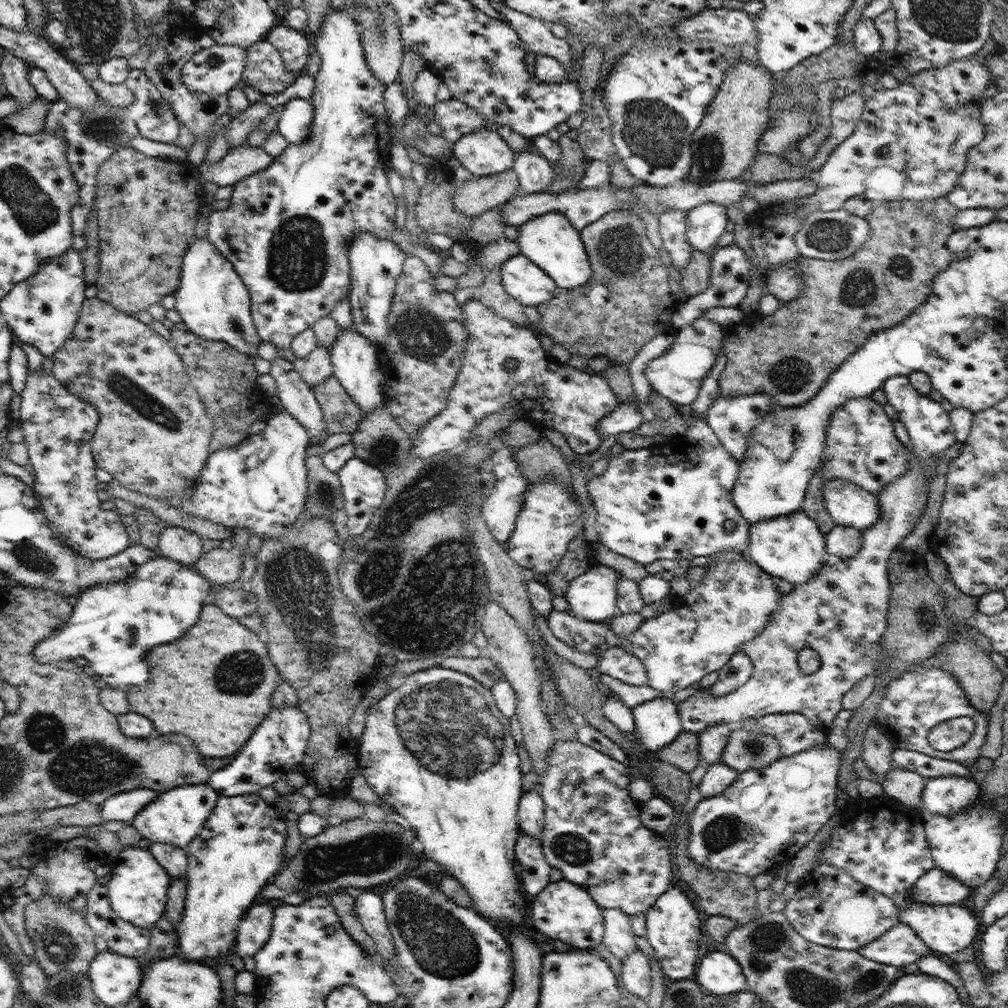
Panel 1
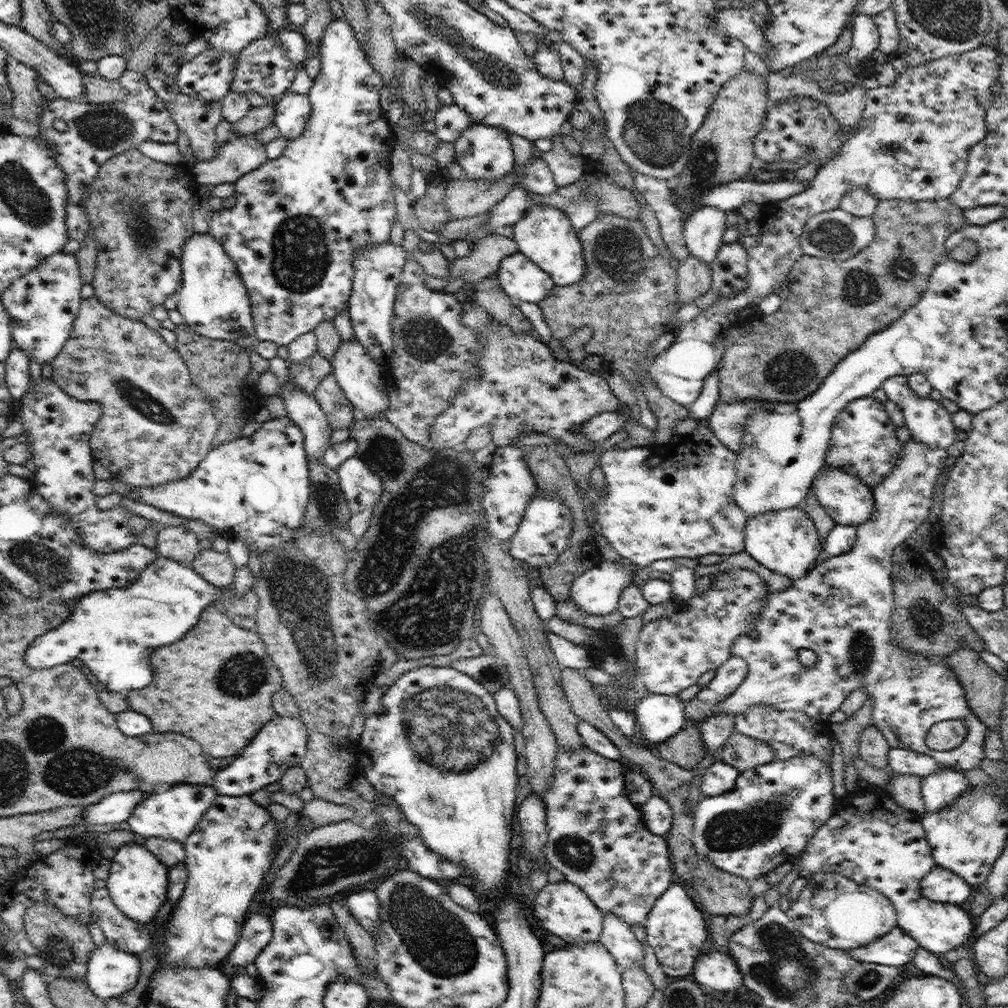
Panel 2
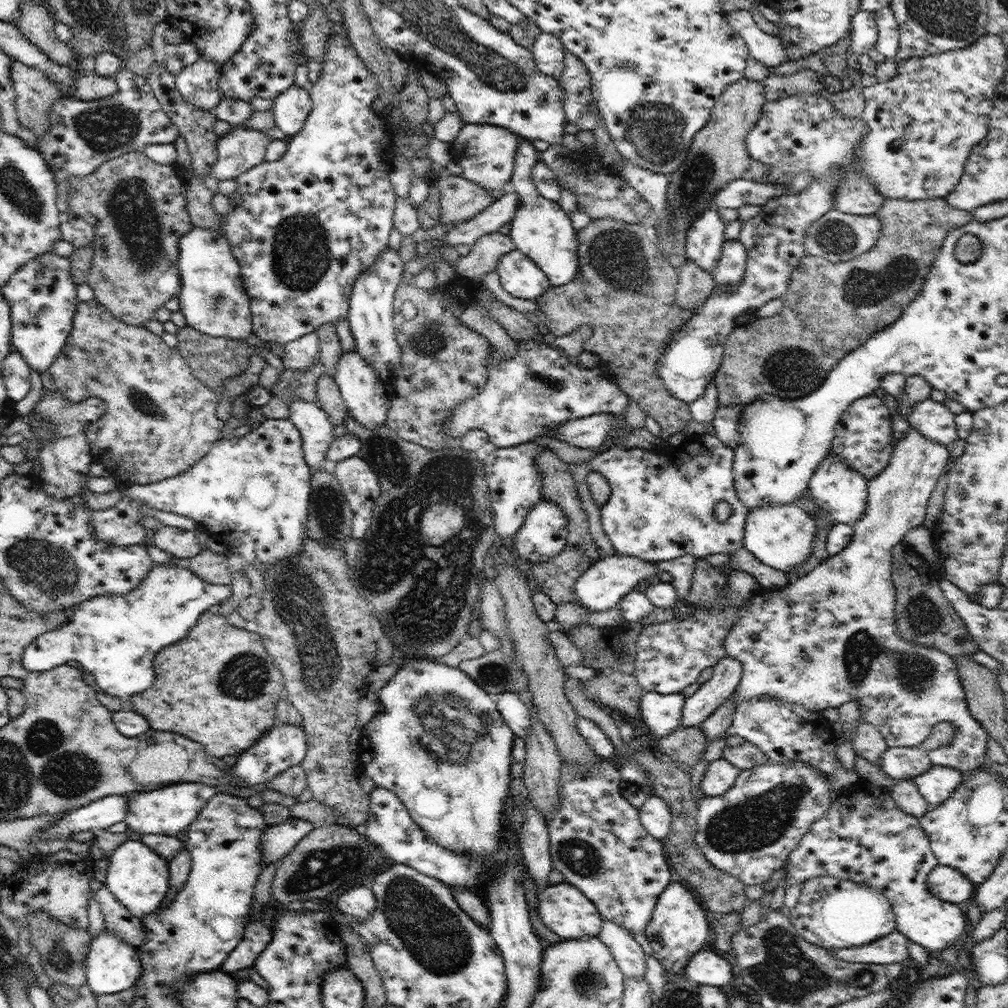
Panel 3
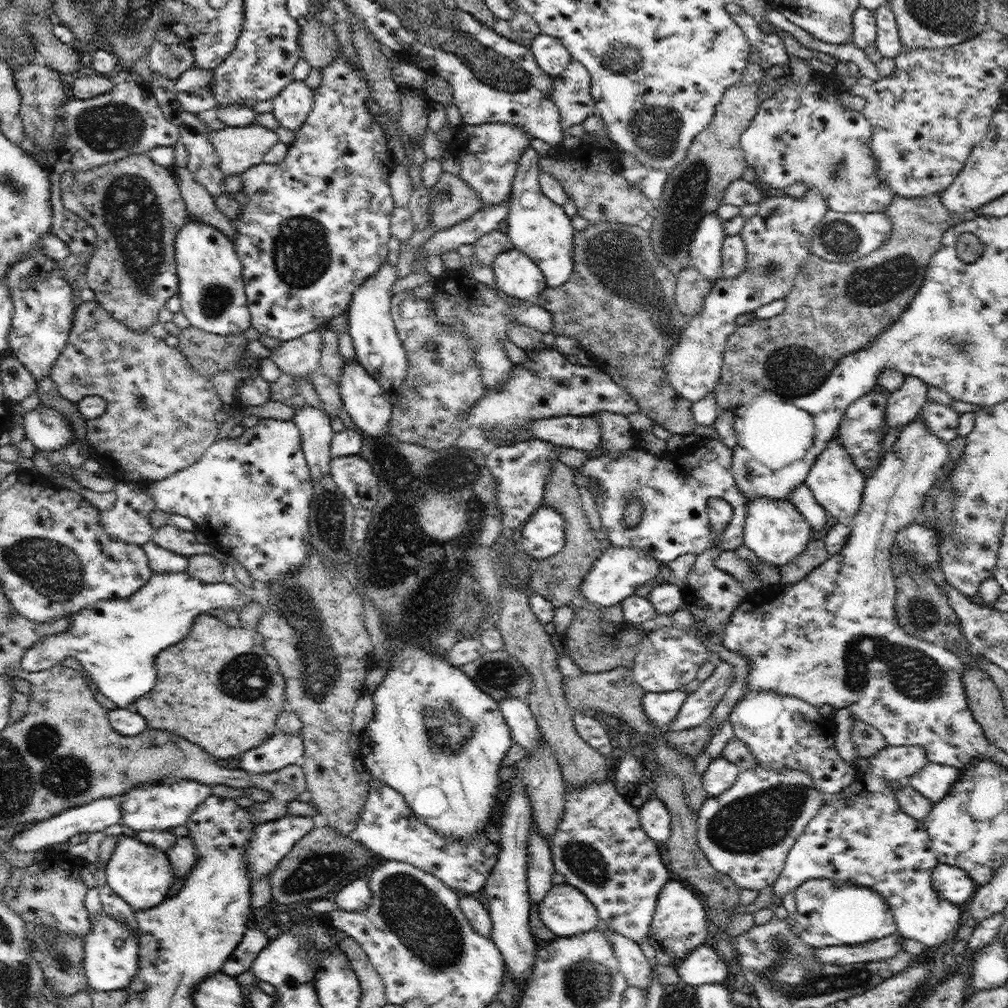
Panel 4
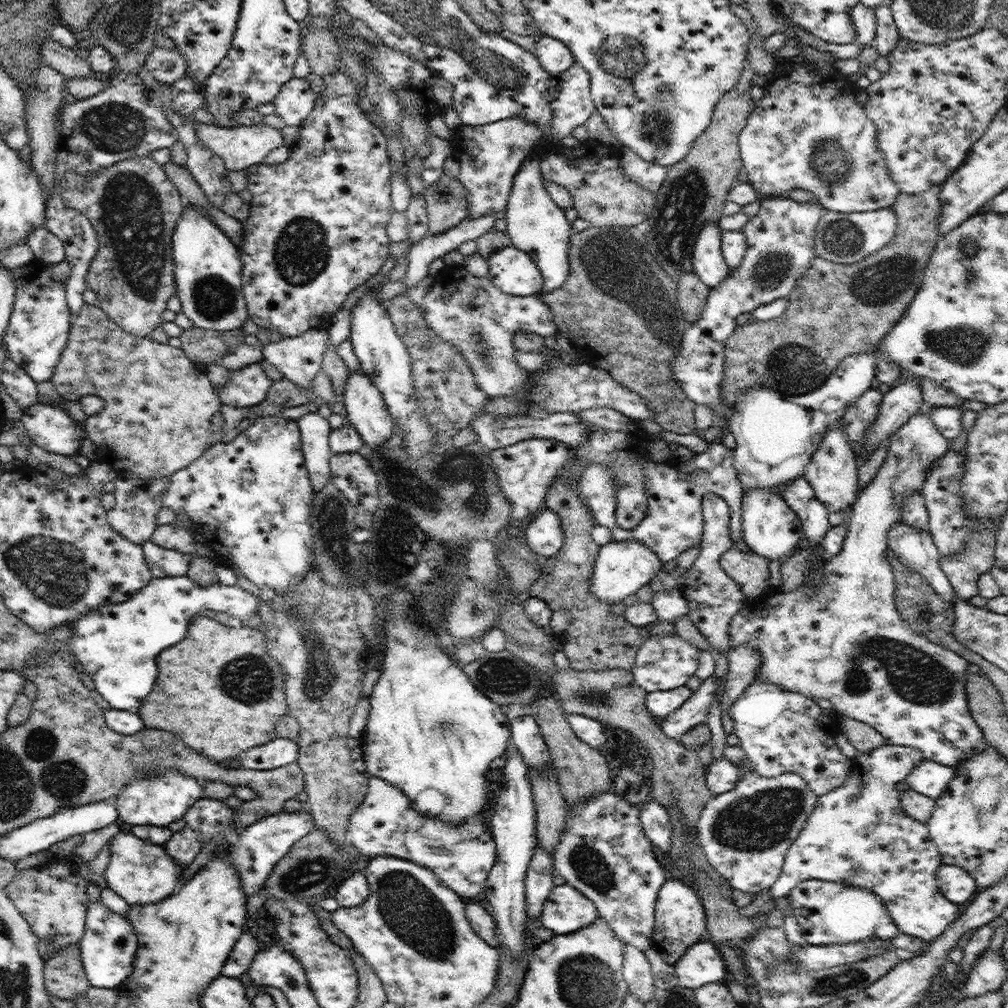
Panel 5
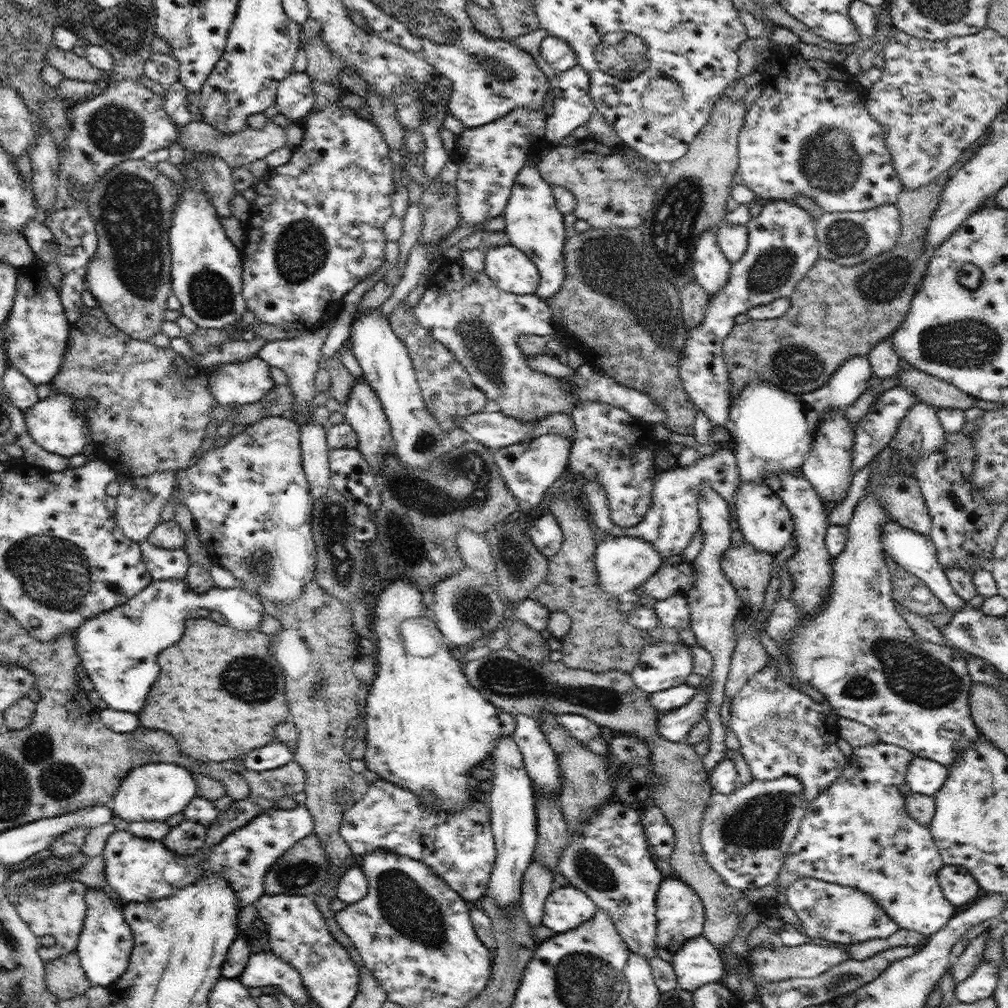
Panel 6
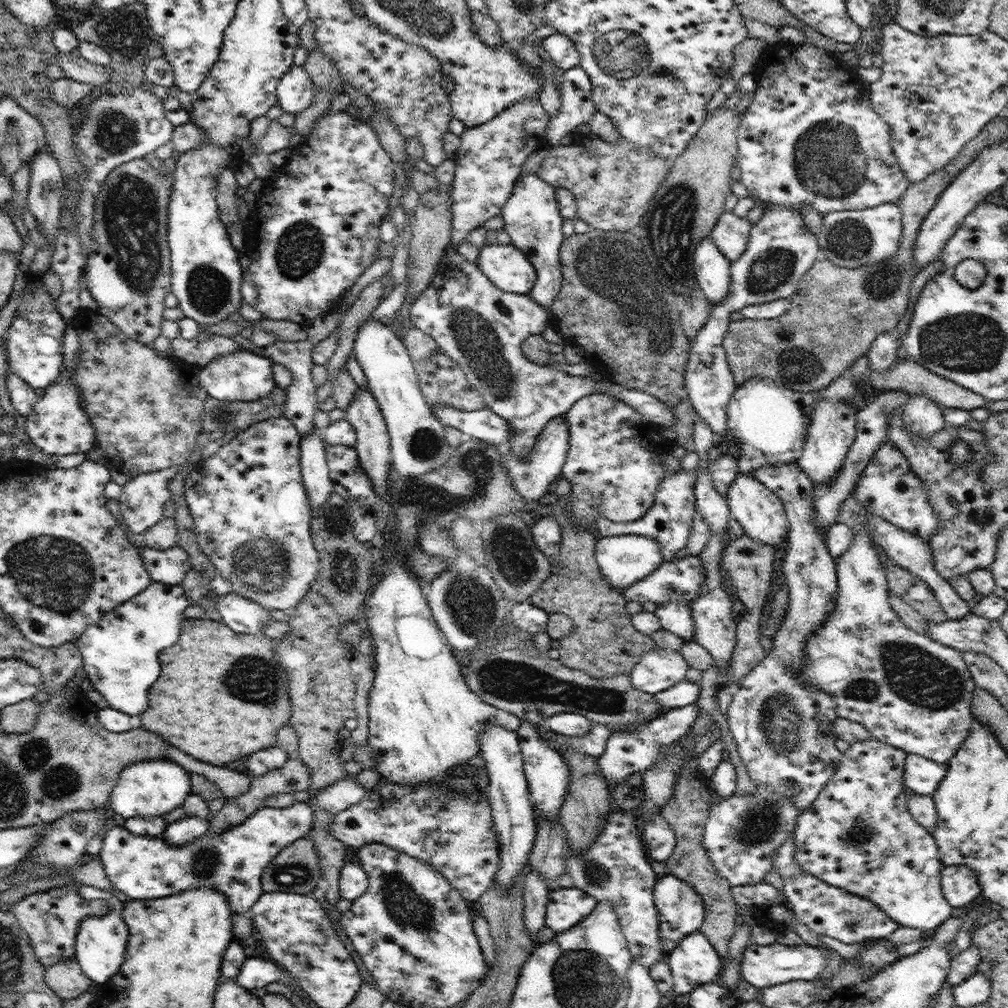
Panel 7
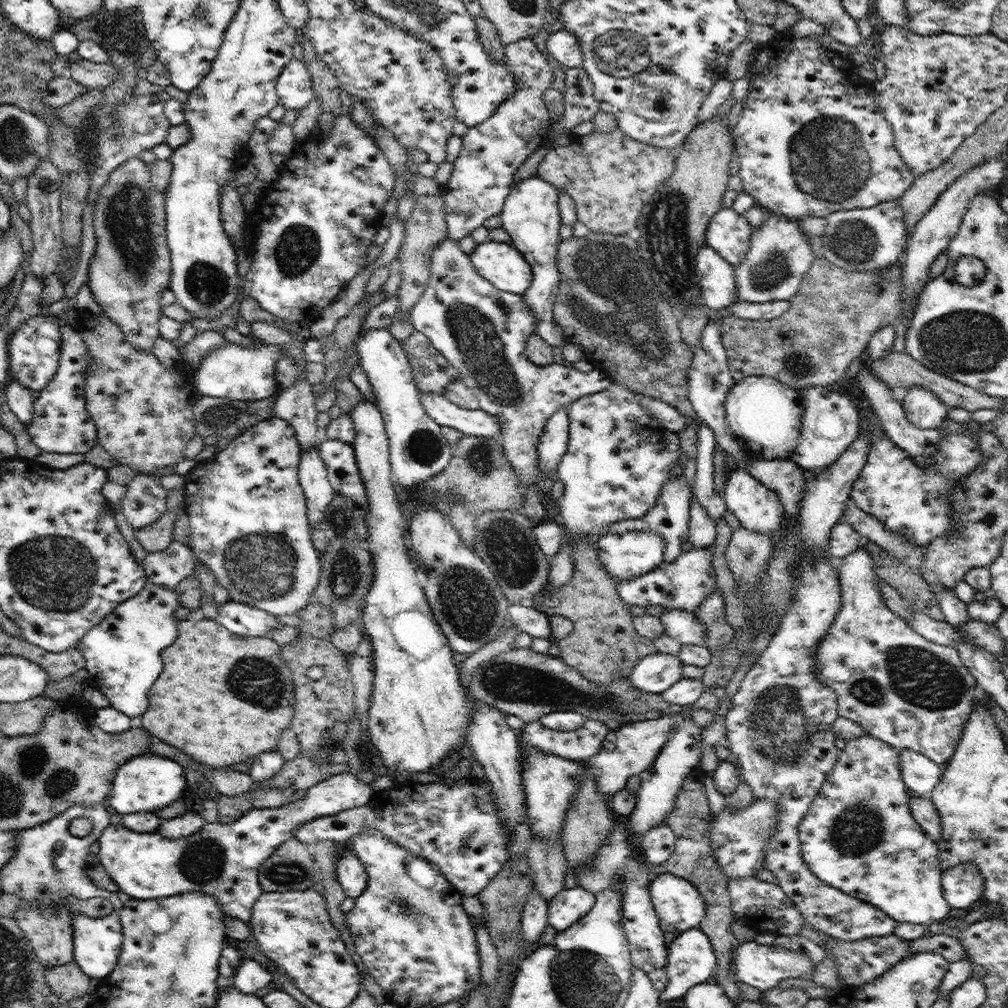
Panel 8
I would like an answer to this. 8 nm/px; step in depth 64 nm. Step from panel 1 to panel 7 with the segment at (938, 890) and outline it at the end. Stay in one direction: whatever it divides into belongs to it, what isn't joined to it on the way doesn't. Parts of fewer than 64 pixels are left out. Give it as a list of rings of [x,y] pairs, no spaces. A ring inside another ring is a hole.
[[[944,866],[941,870],[941,889],[953,908],[969,908],[982,898],[978,875],[969,866]]]

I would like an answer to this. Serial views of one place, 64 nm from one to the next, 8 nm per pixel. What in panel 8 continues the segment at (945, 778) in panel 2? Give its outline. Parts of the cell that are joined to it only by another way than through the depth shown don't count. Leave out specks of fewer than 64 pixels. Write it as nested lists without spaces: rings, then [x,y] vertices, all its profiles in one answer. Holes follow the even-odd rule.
[[[898,749],[900,770],[907,789],[929,797],[942,778],[943,768],[930,758],[908,749]]]

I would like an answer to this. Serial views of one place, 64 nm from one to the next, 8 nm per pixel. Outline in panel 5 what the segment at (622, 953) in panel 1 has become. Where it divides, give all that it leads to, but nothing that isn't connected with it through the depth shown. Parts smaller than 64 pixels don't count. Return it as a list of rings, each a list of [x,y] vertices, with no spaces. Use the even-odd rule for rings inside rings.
[[[623,942],[622,976],[629,986],[629,992],[646,1004],[656,991],[653,974],[650,971],[650,962],[643,950],[630,943]]]

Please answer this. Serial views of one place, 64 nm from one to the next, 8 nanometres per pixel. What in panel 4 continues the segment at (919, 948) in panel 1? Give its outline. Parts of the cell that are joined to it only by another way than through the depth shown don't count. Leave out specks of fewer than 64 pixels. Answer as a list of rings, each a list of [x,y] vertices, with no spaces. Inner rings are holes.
[[[889,934],[884,938],[863,942],[861,945],[838,945],[815,948],[817,961],[831,965],[880,962],[898,956],[903,951],[903,936]]]

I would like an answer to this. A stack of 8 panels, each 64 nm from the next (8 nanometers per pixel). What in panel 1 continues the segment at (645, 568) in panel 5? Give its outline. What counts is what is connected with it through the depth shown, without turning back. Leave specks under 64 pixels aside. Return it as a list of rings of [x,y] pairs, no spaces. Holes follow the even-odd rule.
[[[595,564],[585,574],[570,581],[565,599],[576,617],[597,622],[618,613],[618,571],[612,566]]]

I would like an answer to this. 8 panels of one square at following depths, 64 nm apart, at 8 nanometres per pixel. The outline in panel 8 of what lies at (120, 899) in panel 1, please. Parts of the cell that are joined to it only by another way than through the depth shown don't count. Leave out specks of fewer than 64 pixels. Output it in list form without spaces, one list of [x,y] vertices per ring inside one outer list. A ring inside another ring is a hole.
[[[344,772],[307,790],[302,800],[280,808],[252,808],[232,823],[206,823],[198,832],[178,839],[162,837],[158,832],[138,833],[124,825],[108,825],[97,843],[101,865],[120,891],[138,900],[161,899],[184,893],[214,897],[220,910],[249,923],[254,904],[263,893],[258,880],[262,863],[276,848],[294,837],[294,831],[314,818],[331,816],[344,810],[362,808],[375,796],[368,784],[356,775]]]

